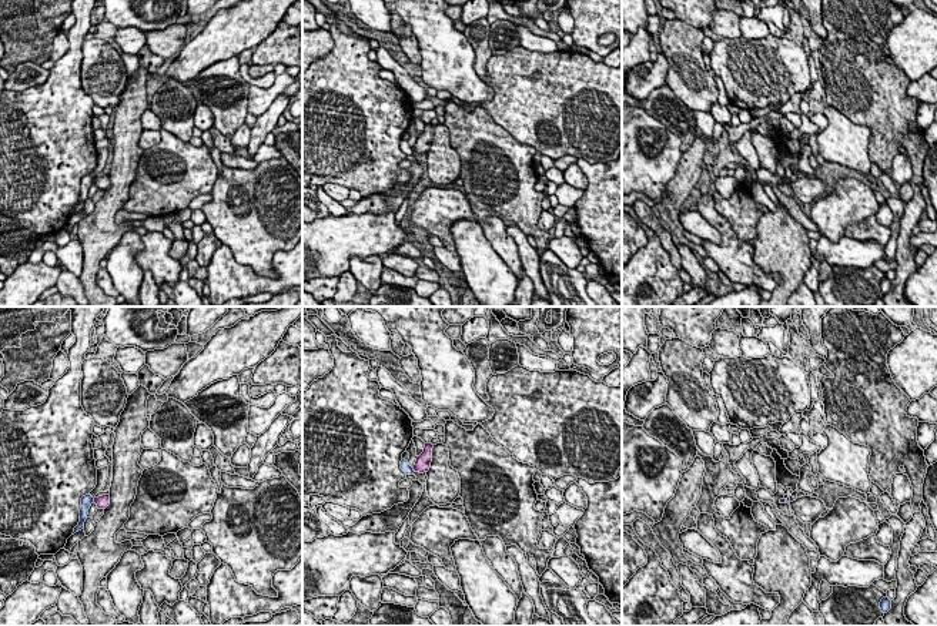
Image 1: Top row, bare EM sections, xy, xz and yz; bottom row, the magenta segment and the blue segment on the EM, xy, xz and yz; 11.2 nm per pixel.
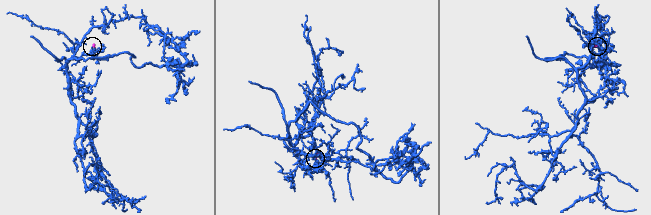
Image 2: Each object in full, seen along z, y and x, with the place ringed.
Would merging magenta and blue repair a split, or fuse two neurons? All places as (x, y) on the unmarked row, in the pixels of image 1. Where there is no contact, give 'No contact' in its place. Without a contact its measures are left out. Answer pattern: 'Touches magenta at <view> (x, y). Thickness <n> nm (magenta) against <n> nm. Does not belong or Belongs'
Touches magenta at xy (94, 180). Thickness 140 nm (magenta) against 130 nm. Does not belong

